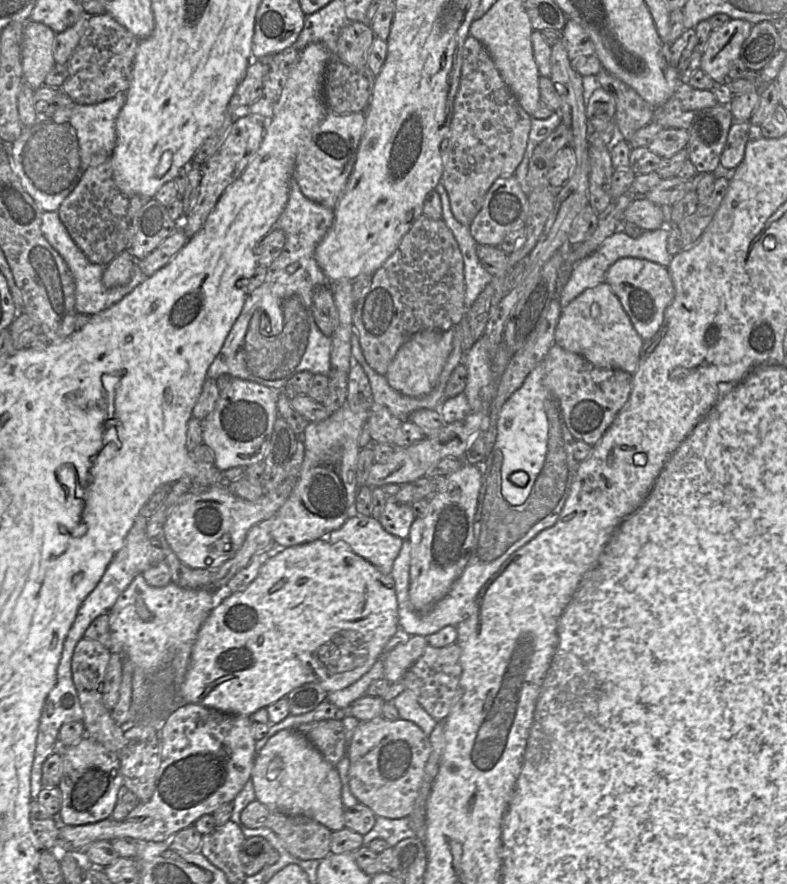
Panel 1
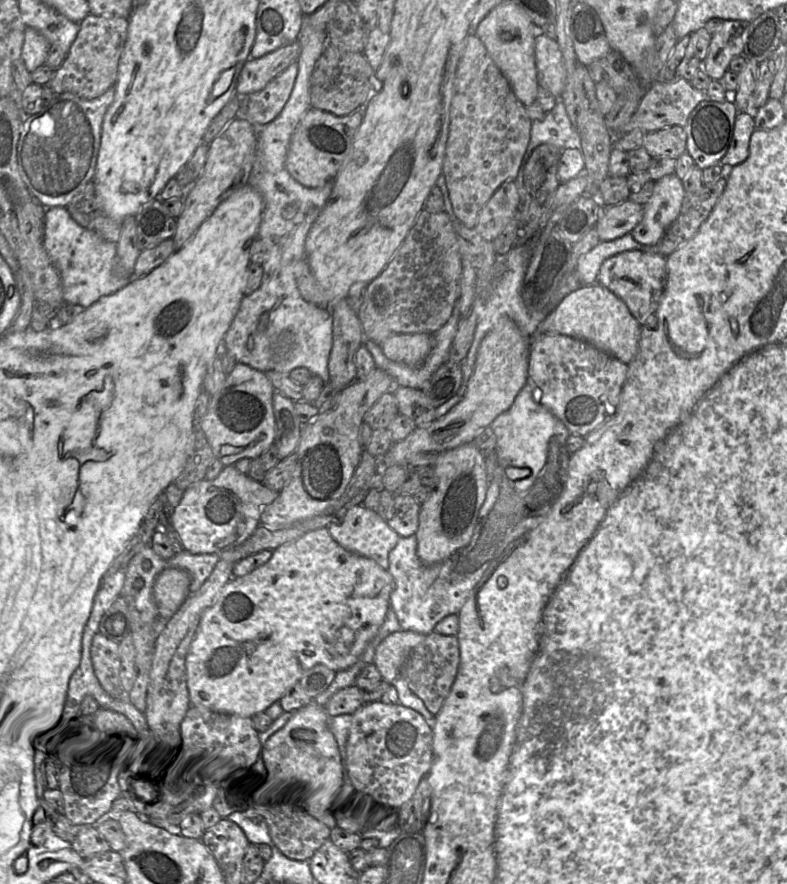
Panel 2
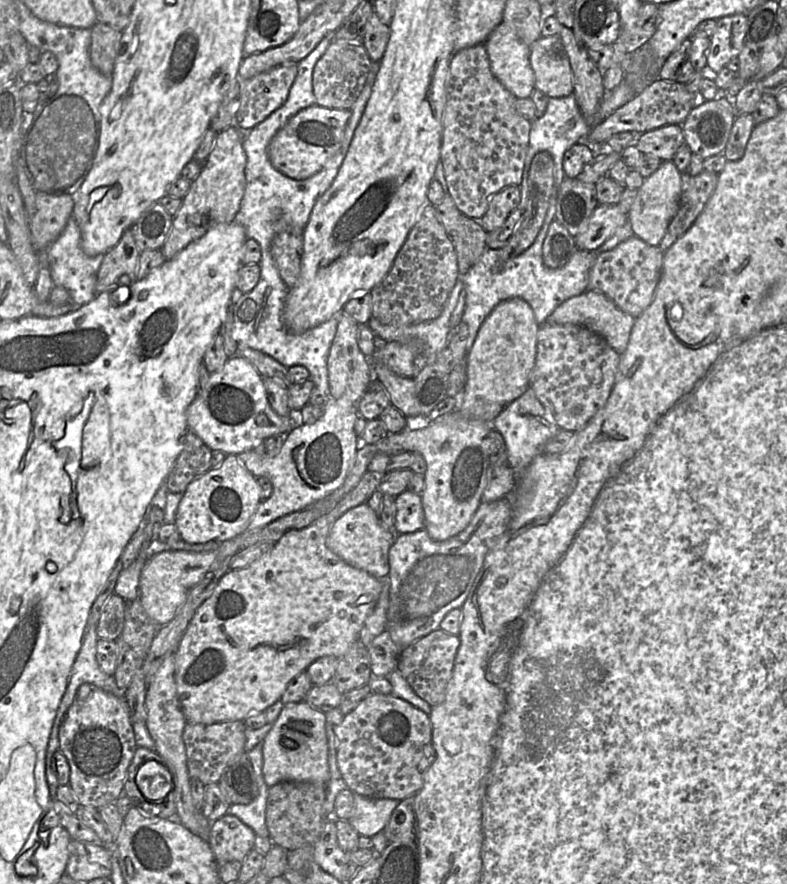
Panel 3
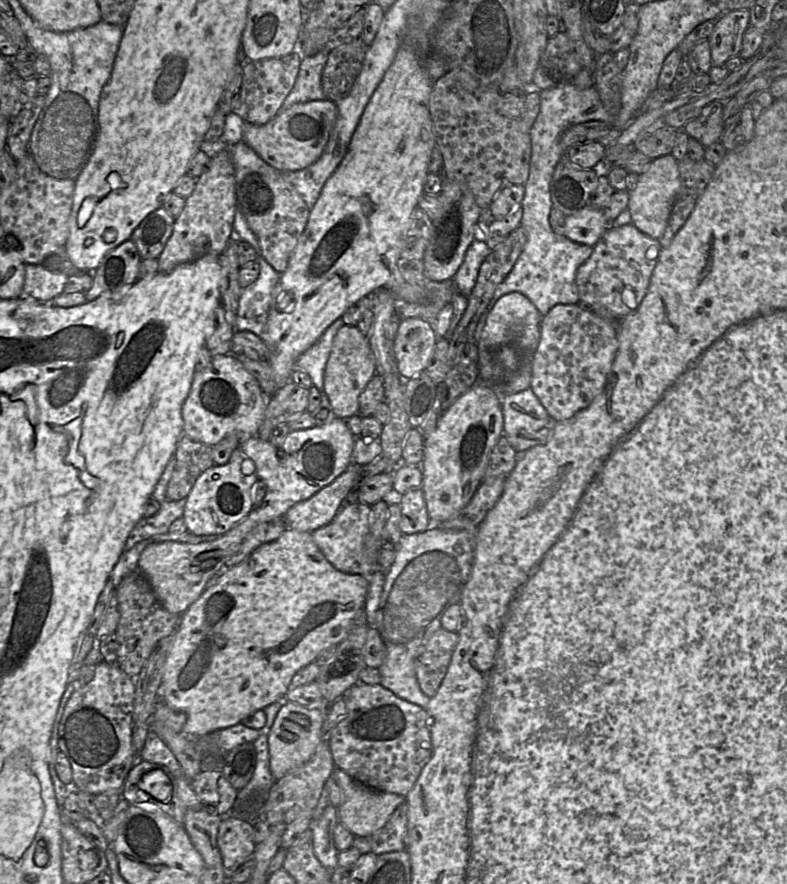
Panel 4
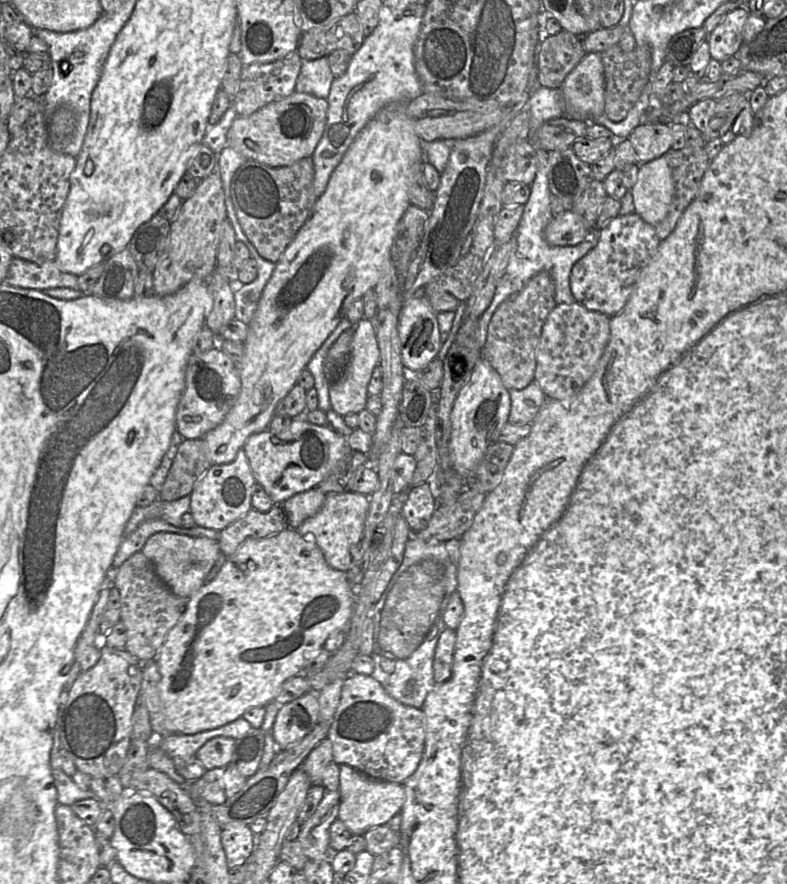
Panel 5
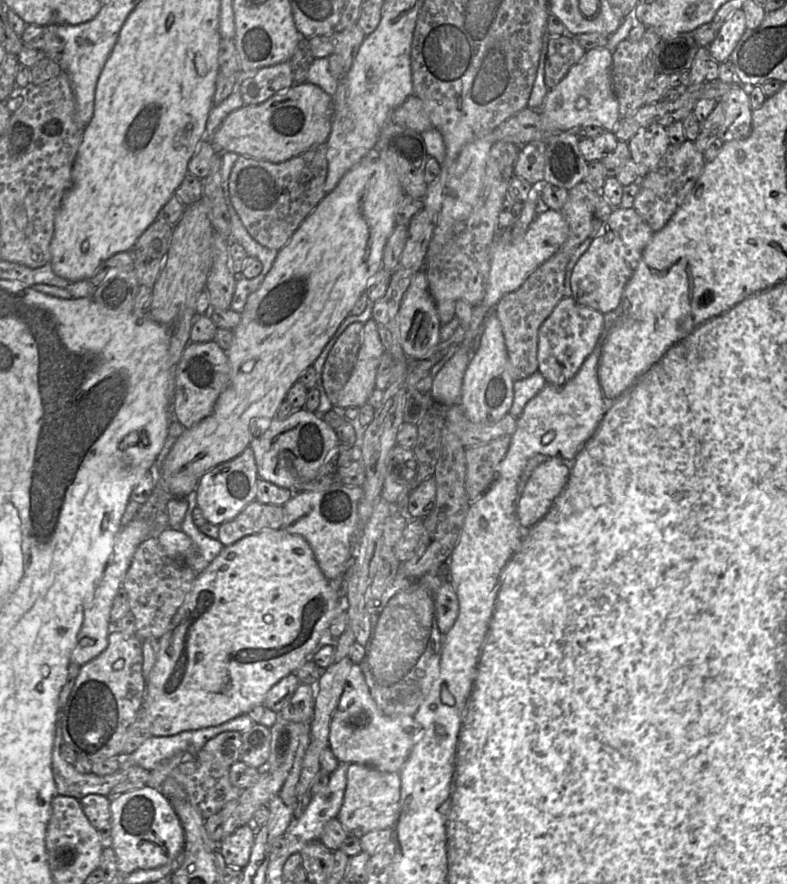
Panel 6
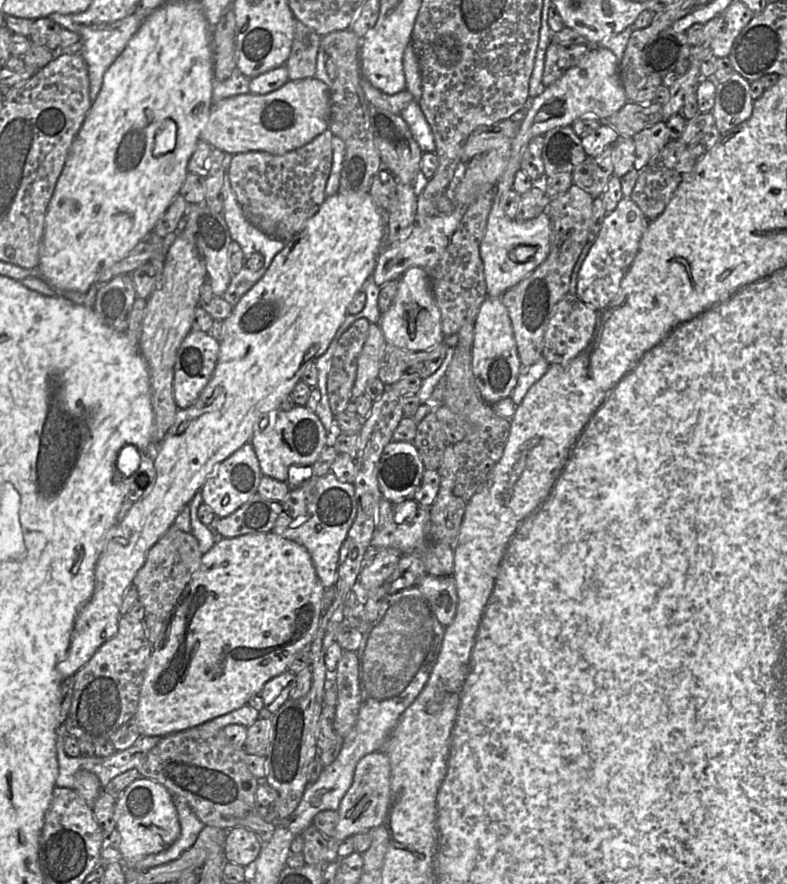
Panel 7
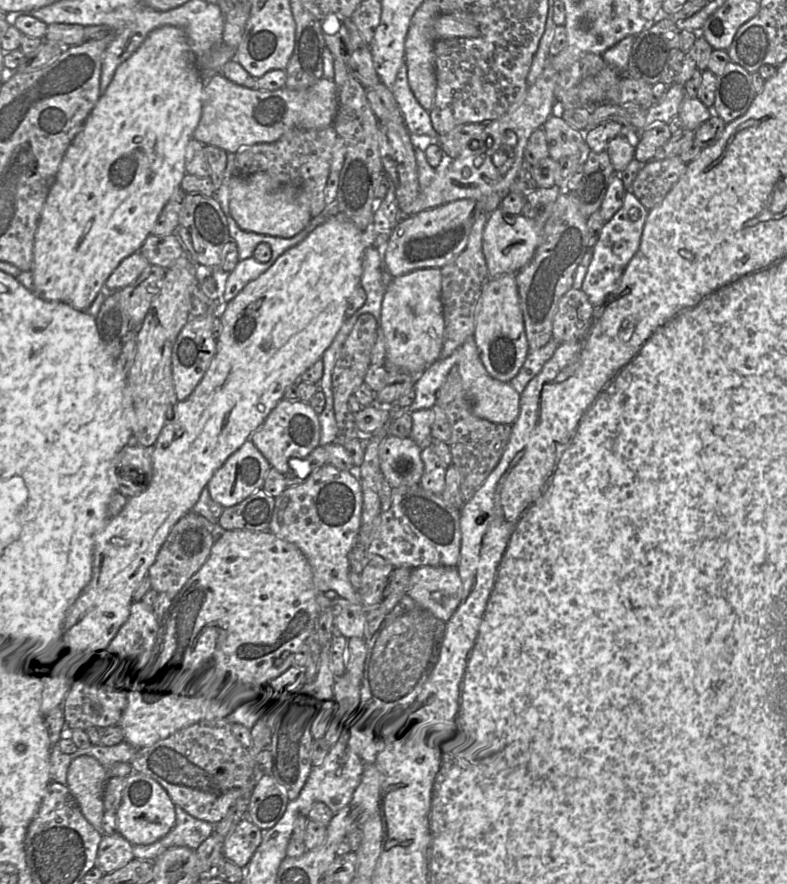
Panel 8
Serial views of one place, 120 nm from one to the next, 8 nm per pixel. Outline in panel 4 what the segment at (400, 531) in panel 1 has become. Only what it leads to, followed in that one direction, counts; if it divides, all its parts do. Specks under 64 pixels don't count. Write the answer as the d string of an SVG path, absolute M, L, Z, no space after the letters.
M421 487L396 496L396 502L399 503L401 510L399 527L402 534L423 532L433 524L427 512Z

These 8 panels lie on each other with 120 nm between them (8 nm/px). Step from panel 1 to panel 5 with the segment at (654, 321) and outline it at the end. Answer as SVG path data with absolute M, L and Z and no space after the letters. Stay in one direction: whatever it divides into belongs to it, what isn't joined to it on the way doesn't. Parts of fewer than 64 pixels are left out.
M635 212L618 215L592 237L594 237L594 247L572 267L570 288L577 303L611 317L619 313L627 303L642 271L657 252L661 240L657 237L654 226L646 223Z

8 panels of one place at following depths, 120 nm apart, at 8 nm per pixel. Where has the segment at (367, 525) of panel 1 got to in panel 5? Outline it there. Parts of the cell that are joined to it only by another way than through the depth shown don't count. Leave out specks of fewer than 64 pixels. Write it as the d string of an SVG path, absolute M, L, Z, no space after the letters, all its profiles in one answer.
M351 491L327 494L321 509L295 530L316 543L331 568L347 572L352 563L351 549L359 548L368 509L369 497L363 494Z

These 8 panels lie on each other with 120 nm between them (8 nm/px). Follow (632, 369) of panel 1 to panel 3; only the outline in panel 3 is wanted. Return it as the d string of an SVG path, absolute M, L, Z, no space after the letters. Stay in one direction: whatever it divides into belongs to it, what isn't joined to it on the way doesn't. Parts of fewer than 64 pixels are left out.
M588 289L558 305L549 316L547 323L585 327L602 337L613 350L621 355L627 348L635 320L632 315L622 311L603 293Z

